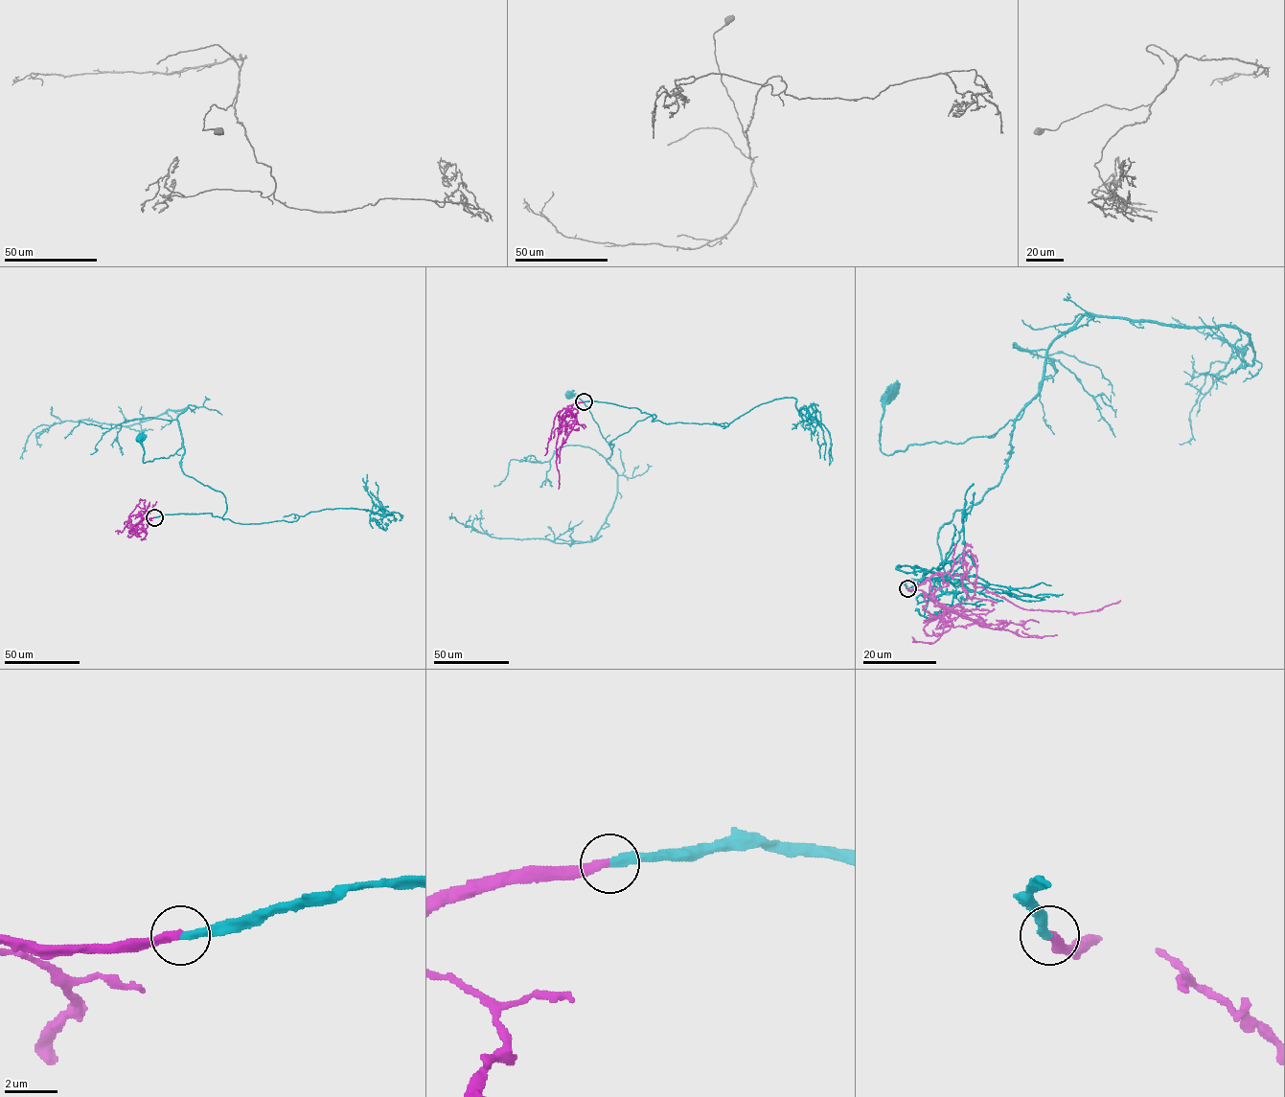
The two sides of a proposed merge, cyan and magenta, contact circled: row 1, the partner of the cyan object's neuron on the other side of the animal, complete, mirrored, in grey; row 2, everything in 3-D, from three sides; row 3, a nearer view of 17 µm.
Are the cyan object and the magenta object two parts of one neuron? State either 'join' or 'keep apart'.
join

